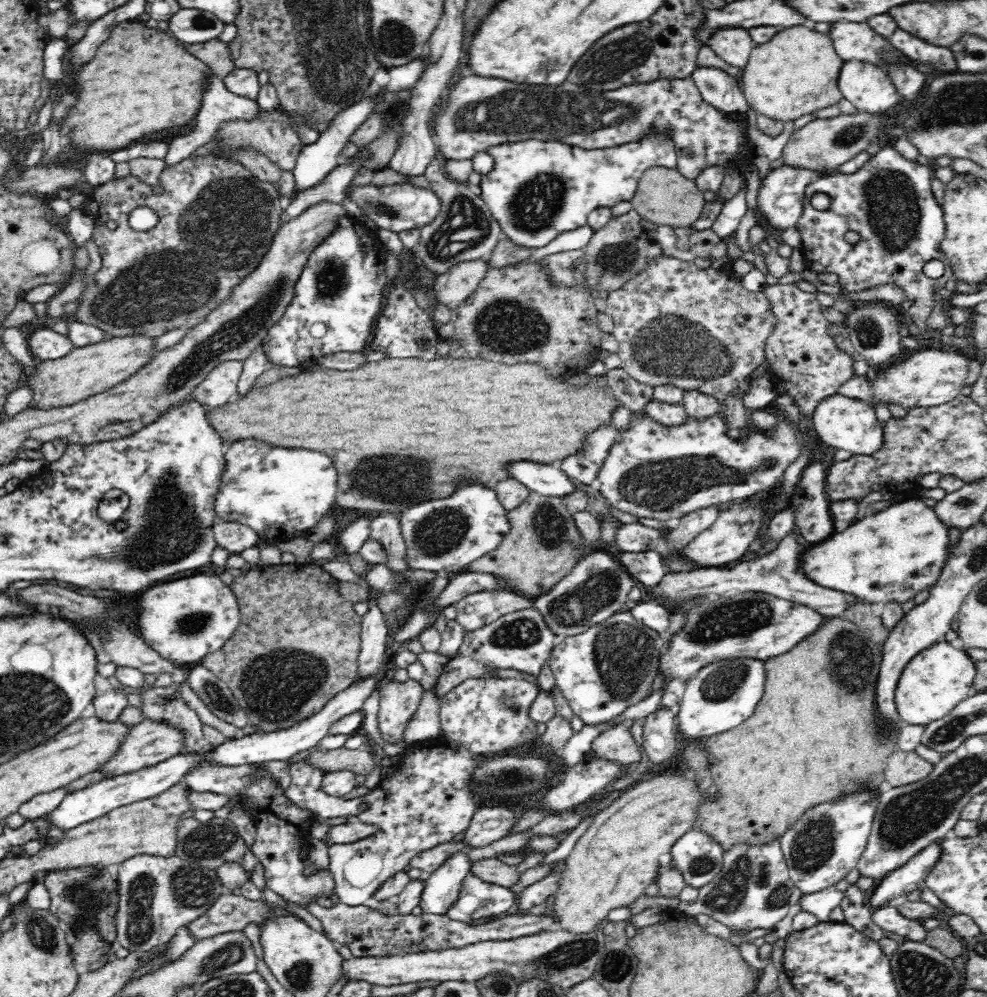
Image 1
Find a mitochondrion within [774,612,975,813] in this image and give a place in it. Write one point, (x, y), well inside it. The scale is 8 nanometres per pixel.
(852, 649)

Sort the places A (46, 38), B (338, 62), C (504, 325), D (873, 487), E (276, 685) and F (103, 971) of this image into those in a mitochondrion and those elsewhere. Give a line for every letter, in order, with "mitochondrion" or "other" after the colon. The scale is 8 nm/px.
A: other
B: mitochondrion
C: mitochondrion
D: other
E: mitochondrion
F: other

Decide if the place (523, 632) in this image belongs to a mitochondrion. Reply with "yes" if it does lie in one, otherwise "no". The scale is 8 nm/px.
yes

